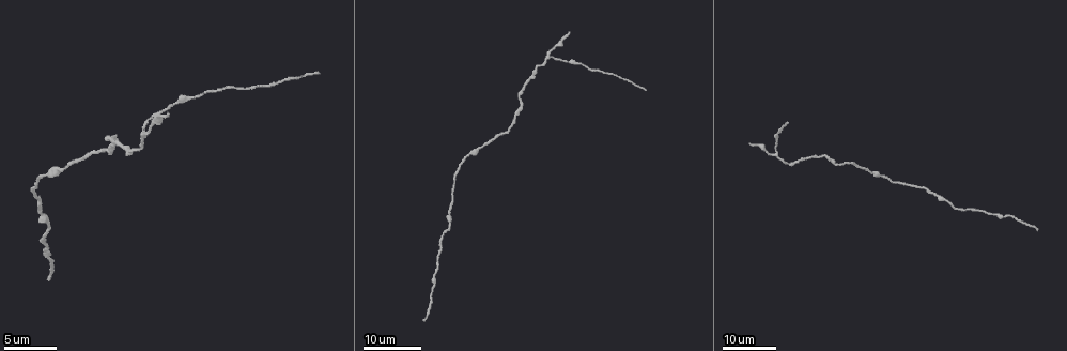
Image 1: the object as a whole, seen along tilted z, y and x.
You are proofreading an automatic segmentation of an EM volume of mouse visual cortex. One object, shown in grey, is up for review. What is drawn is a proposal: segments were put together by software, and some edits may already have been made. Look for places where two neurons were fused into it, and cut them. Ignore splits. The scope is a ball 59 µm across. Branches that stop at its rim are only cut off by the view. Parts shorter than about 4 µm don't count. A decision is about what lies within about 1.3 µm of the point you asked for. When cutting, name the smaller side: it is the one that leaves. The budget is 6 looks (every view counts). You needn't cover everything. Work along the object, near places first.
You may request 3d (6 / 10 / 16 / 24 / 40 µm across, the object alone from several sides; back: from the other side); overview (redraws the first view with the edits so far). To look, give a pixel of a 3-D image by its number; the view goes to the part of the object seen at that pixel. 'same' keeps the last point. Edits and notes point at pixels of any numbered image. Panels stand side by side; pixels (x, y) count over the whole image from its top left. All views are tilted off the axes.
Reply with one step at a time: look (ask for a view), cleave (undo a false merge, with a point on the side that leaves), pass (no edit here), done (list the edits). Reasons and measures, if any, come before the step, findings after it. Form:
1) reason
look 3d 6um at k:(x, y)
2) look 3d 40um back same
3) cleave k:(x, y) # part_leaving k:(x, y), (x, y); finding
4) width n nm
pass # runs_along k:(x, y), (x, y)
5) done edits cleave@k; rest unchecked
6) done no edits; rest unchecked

three-way junction
look 3d 24um at 1:(546, 56)

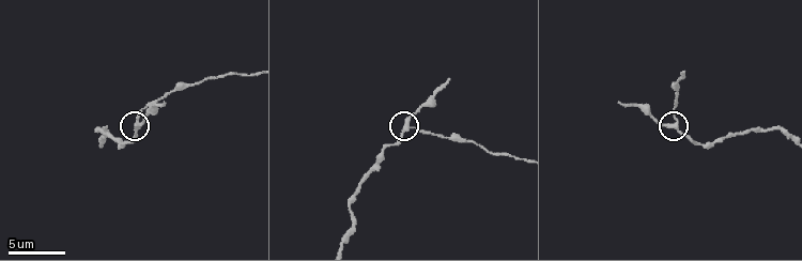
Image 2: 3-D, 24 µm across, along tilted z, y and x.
look 3d 6um at 2:(405, 126)

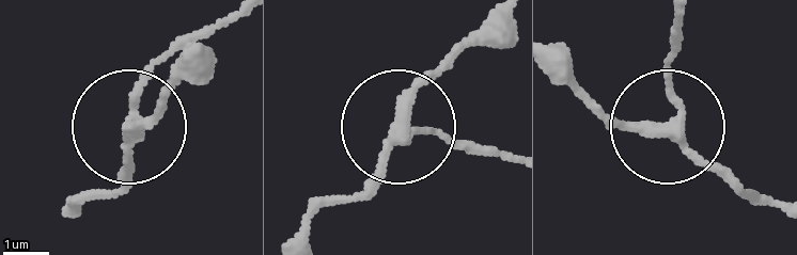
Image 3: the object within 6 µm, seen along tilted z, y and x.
pass # runs_along 3:(780, 201), (747, 196), (574, 90); all the same neuron

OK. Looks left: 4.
narrows sharply
look 3d 6um at 2:(770, 131)

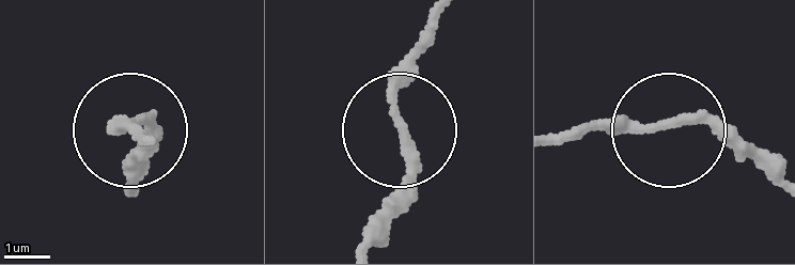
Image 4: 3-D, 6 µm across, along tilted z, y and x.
pass # runs_along 4:(778, 173), (694, 124), (552, 136); continuous, no second neuron

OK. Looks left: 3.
look 3d 24um at 1:(948, 200)

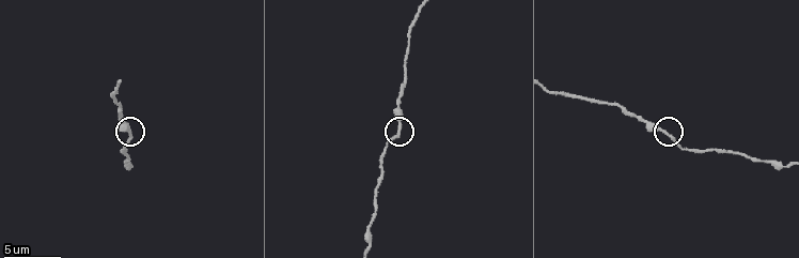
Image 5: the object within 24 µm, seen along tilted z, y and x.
look 3d 6um at 5:(401, 127)

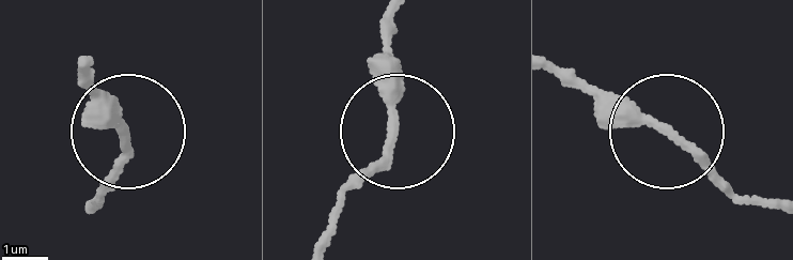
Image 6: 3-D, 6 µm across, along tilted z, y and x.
pass # runs_along 6:(84, 58), (127, 147), (97, 200); one neuron here

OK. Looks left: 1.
done no edits; rest unchecked

